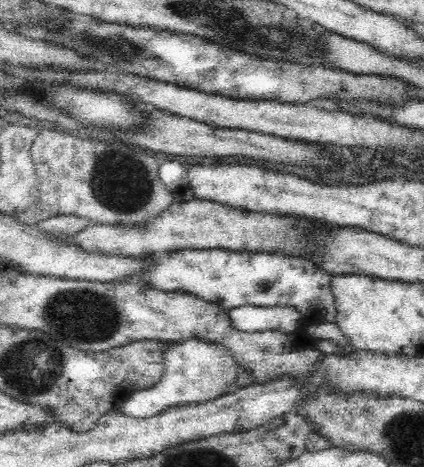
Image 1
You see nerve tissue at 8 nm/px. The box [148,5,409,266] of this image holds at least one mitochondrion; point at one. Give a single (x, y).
(291, 39)

